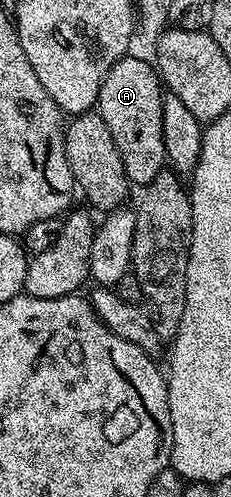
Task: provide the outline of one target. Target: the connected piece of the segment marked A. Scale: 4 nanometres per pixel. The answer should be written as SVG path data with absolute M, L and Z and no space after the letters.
M128 55L111 65L110 71L101 83L101 91L97 102L97 112L105 119L105 127L109 127L109 135L113 135L113 143L117 143L117 151L121 155L121 163L125 163L125 175L132 186L148 185L159 173L164 172L168 164L165 151L165 139L161 127L161 107L163 106L164 86L161 78L150 60L142 61L139 57Z

